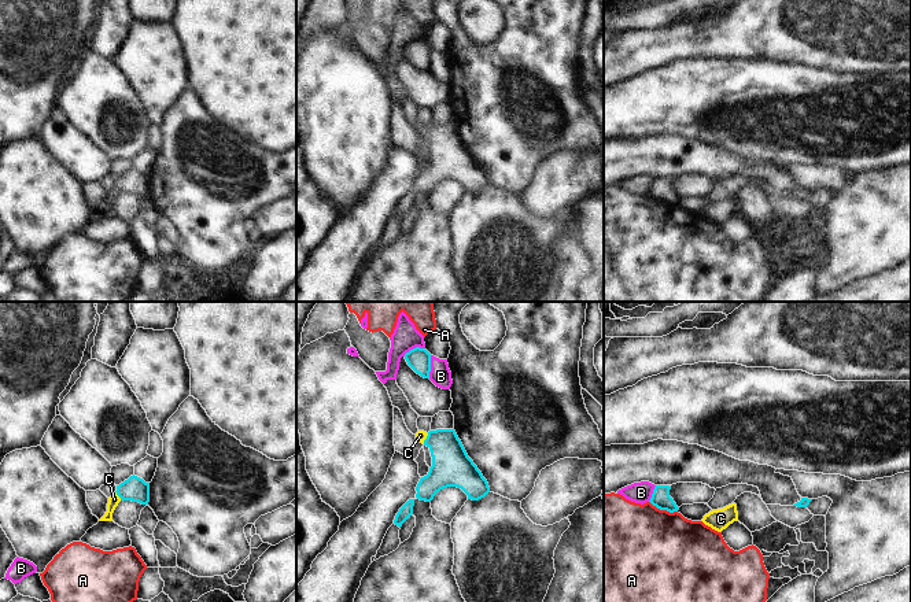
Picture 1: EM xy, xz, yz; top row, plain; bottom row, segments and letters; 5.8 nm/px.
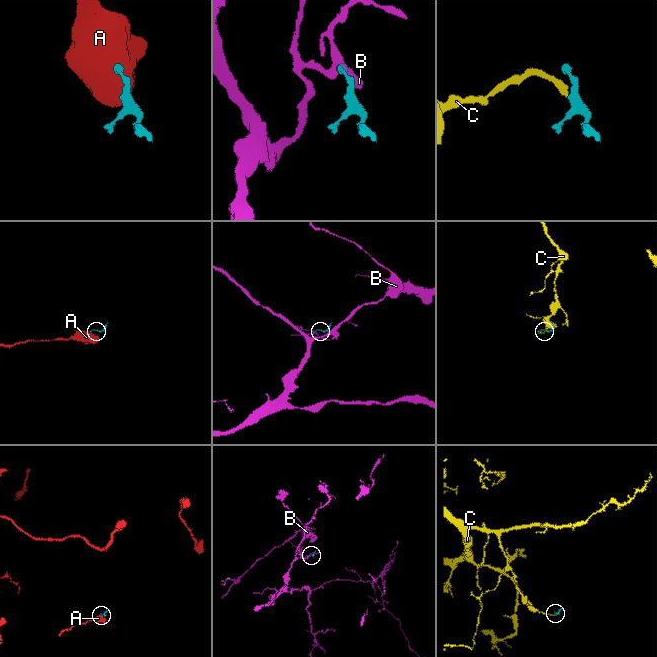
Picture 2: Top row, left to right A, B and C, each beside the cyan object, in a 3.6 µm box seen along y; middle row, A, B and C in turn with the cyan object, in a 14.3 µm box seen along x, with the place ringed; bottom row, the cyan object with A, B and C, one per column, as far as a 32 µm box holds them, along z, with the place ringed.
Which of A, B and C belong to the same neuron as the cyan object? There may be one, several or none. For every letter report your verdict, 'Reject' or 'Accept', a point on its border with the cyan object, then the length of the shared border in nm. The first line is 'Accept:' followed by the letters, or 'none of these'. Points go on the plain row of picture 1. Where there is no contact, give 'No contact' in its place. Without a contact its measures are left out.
Accept: C
A: Reject. Touches cyan at yz (663, 202). Shared border 180 nm
B: Reject. Touches cyan at xz (430, 59). Shared border 140 nm
C: Accept. Touches cyan at xy (117, 187). Shared border 70 nm.

